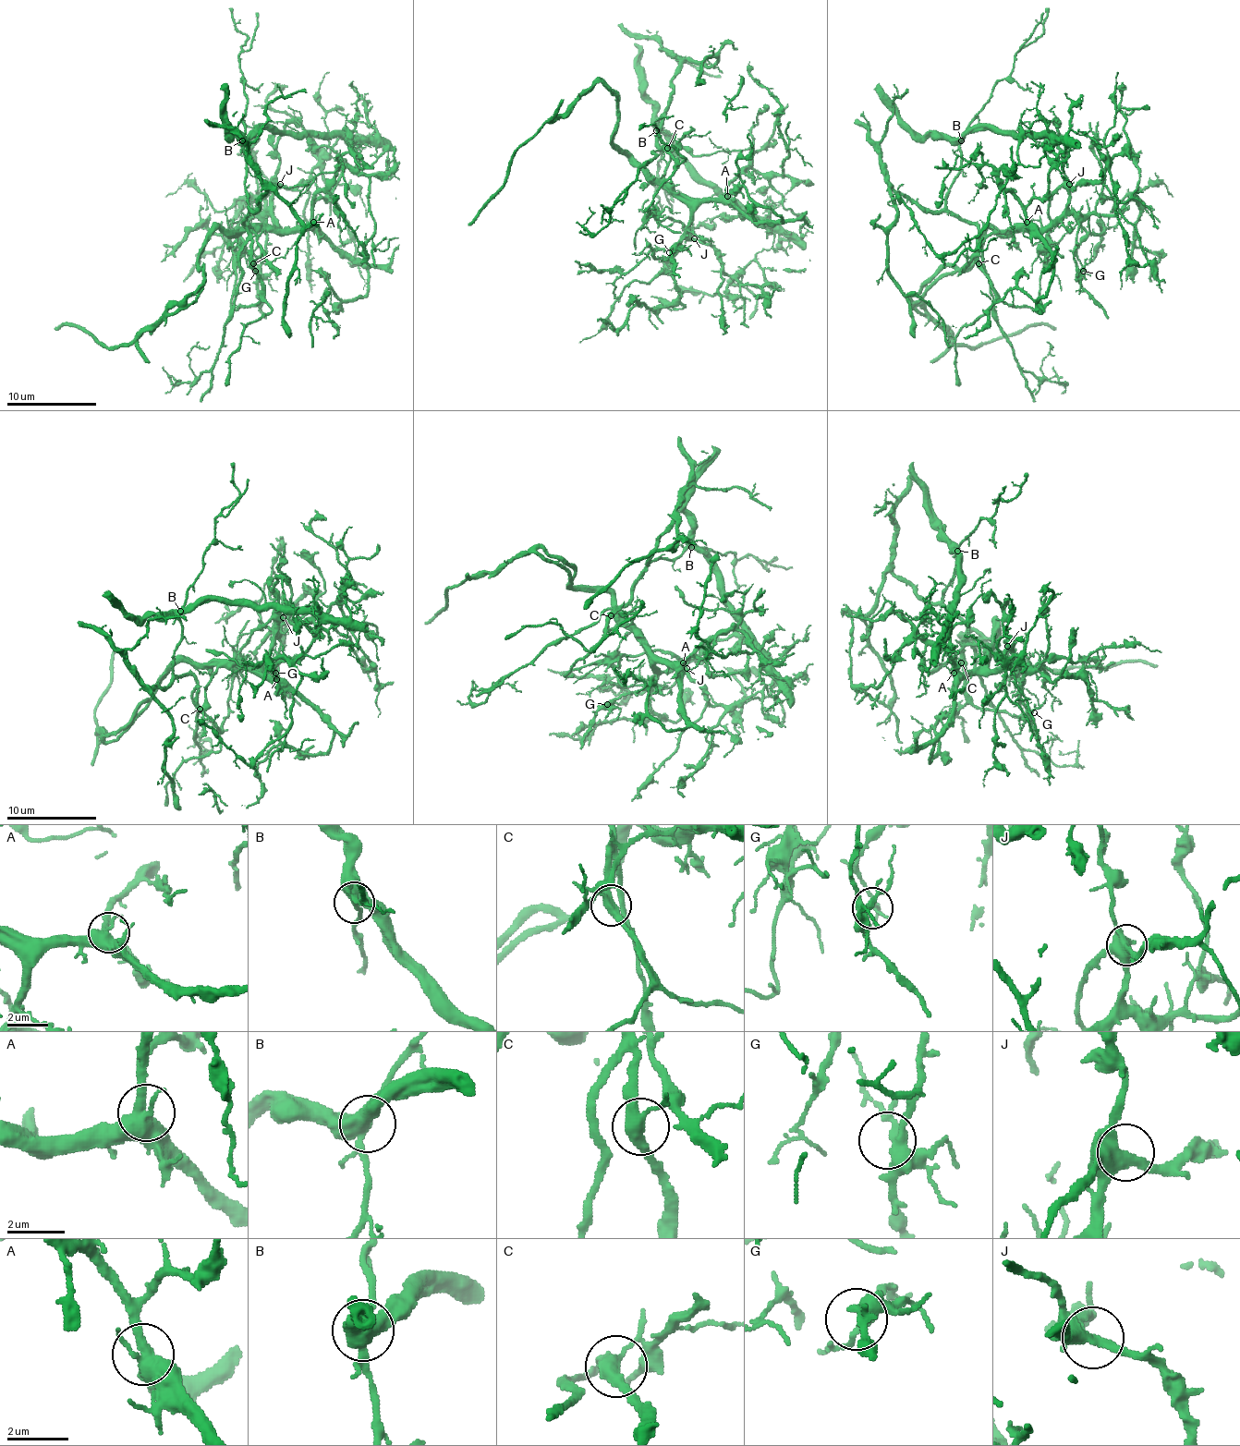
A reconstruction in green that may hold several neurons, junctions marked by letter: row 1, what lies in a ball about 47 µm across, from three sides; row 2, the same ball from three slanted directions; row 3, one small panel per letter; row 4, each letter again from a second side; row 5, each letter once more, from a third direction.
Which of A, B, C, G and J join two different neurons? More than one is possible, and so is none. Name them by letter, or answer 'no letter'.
B, C

